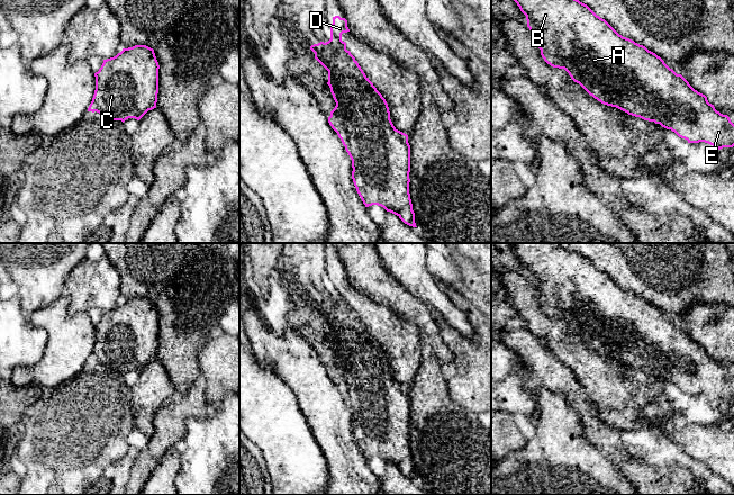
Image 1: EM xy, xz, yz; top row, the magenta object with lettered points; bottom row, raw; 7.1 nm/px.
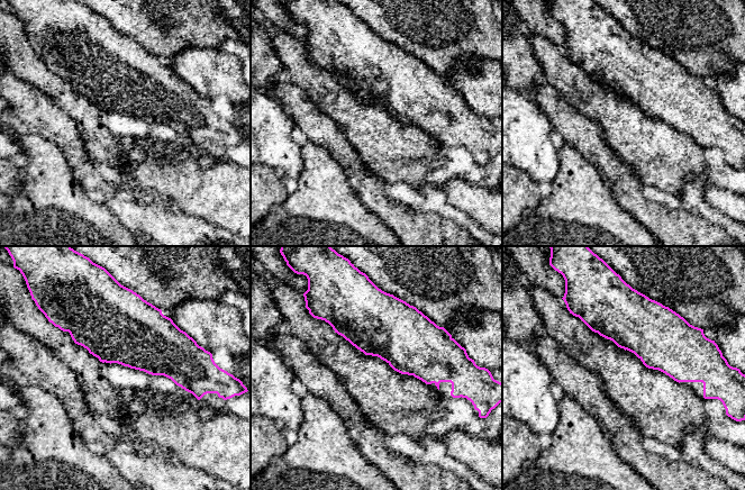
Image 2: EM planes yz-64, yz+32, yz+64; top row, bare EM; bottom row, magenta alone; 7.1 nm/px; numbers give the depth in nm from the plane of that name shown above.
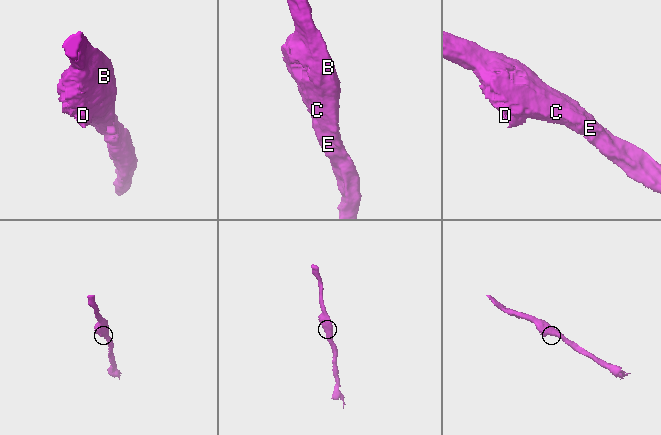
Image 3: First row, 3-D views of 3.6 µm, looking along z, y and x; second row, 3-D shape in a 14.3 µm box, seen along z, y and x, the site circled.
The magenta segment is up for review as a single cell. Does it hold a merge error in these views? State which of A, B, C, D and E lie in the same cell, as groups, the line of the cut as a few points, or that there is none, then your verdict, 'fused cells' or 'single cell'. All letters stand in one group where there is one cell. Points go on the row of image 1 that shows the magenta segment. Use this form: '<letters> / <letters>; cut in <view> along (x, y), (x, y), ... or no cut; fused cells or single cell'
A B C D E; no cut; single cell

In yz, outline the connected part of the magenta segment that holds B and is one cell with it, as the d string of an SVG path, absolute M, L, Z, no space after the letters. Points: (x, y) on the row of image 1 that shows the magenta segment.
M514 0L526 16L527 27L540 39L541 55L553 68L564 69L571 79L604 105L616 107L628 115L660 124L688 143L705 142L721 150L734 146L734 124L717 111L707 97L670 69L645 46L619 35L605 19L579 0Z

